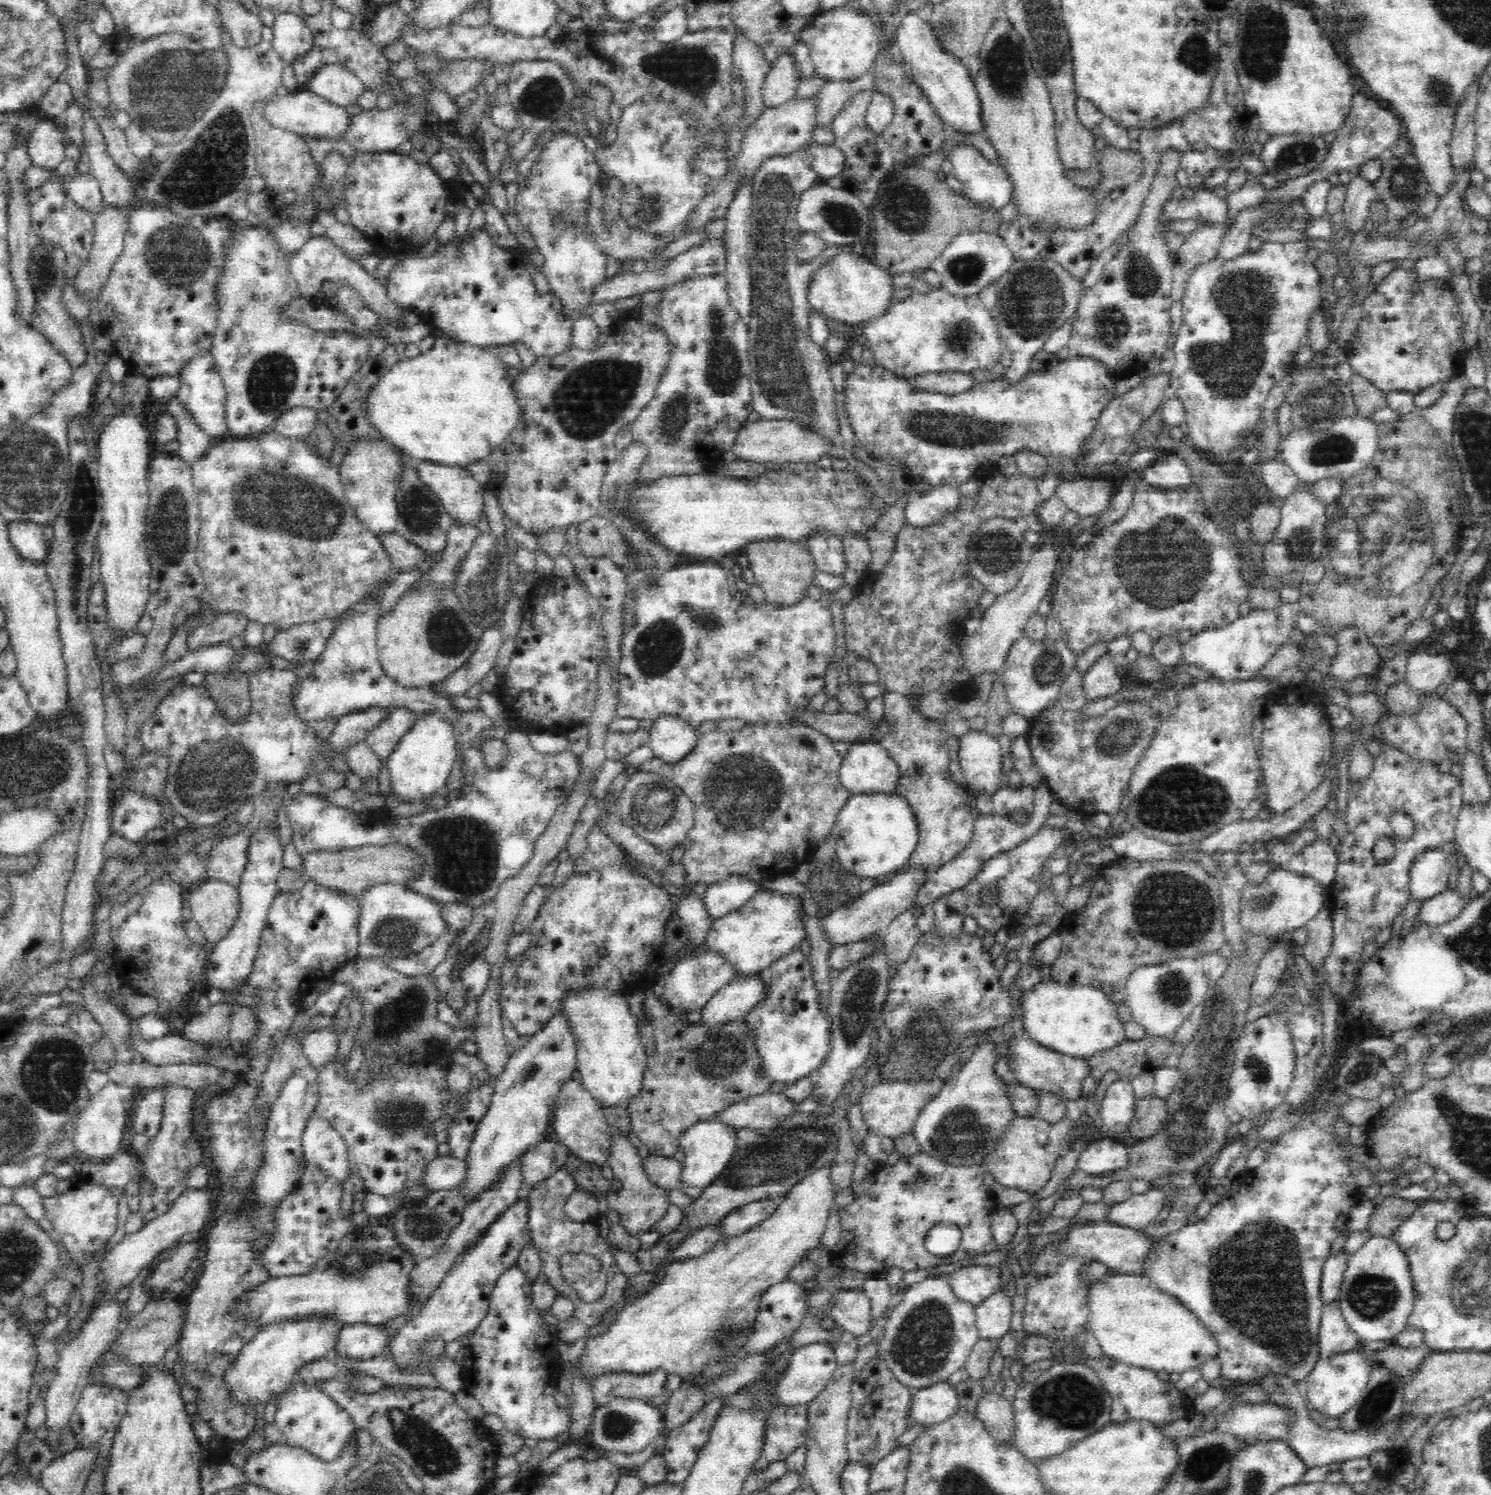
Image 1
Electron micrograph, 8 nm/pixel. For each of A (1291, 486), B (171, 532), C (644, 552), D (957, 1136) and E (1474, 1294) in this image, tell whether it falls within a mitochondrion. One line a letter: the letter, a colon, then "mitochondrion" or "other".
A: other
B: mitochondrion
C: mitochondrion
D: mitochondrion
E: mitochondrion

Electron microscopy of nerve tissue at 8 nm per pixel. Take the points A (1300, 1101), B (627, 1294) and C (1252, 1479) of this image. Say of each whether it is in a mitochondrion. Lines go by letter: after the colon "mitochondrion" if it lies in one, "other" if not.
A: other
B: other
C: mitochondrion

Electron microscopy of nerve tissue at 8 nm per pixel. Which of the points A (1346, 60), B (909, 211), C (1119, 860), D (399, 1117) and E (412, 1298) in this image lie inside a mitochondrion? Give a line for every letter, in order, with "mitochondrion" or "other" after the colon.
A: other
B: mitochondrion
C: other
D: mitochondrion
E: other

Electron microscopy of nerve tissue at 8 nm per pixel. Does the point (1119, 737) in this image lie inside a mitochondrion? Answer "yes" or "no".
yes

